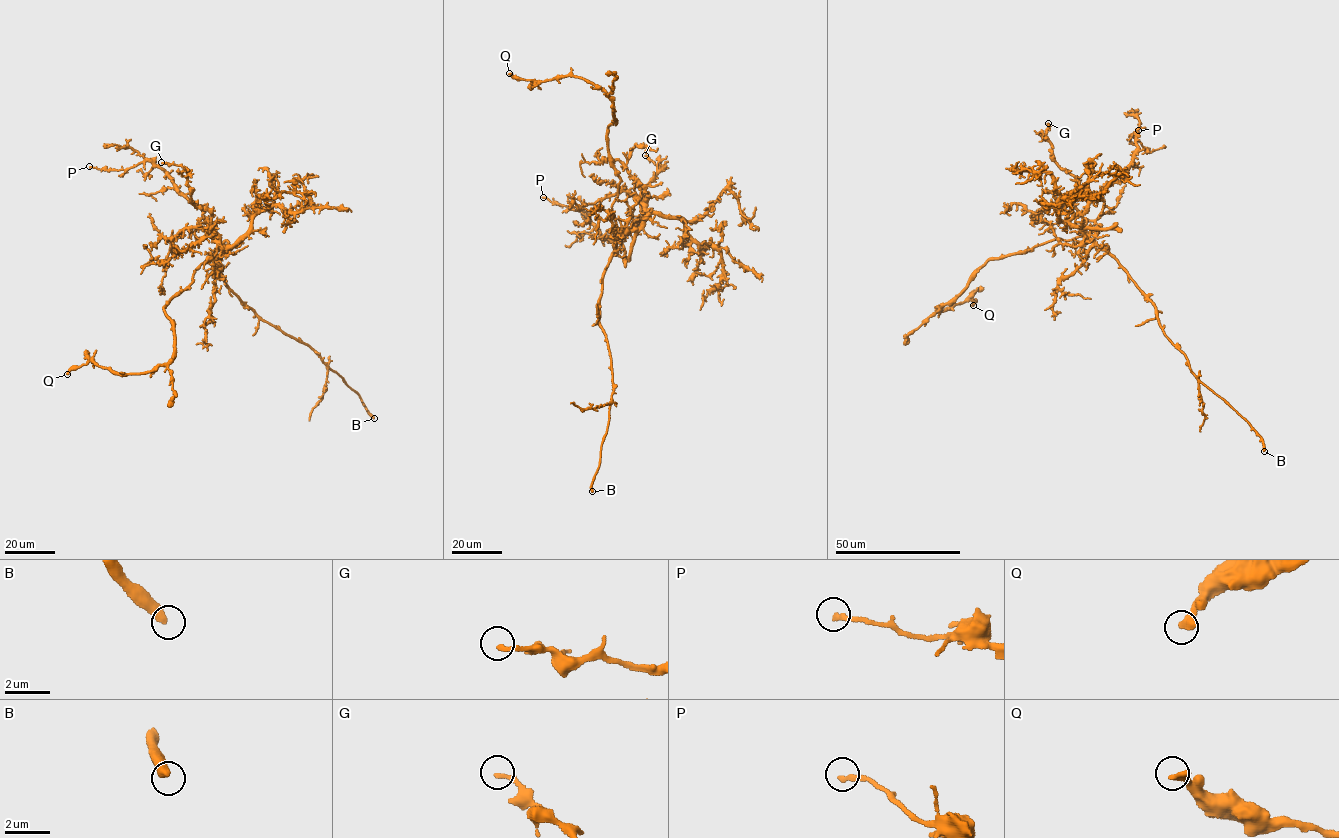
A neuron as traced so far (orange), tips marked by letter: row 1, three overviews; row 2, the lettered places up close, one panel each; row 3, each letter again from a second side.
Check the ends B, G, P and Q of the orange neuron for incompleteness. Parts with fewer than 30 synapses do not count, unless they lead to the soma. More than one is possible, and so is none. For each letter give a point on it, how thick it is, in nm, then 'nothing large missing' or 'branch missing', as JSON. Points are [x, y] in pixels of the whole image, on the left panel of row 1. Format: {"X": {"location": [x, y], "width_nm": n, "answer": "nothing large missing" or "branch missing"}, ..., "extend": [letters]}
{"B": {"location": [374, 418], "width_nm": 400, "answer": "branch missing"}, "G": {"location": [161, 162], "width_nm": 200, "answer": "nothing large missing"}, "P": {"location": [89, 166], "width_nm": 240, "answer": "nothing large missing"}, "Q": {"location": [67, 374], "width_nm": 360, "answer": "nothing large missing"}, "extend": ["B"]}

